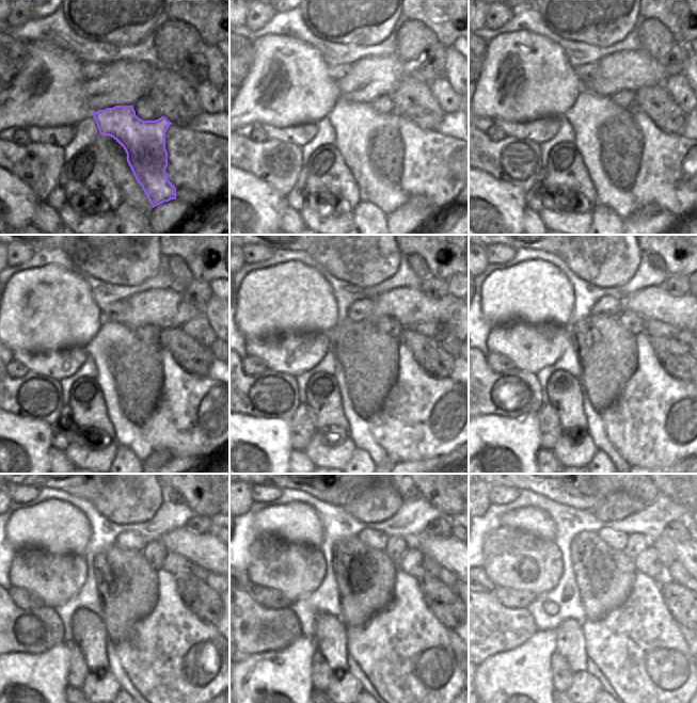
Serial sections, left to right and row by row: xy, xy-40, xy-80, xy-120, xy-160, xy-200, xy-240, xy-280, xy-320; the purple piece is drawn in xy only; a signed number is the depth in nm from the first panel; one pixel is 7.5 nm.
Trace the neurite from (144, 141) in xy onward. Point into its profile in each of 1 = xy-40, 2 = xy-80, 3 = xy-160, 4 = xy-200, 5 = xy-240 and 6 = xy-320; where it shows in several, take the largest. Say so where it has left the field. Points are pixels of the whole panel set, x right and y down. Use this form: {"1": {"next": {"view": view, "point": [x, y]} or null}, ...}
{"1": {"next": {"view": "xy-40", "point": [370, 144]}}, "2": {"next": {"view": "xy-80", "point": [611, 144]}}, "3": {"next": {"view": "xy-160", "point": [366, 358]}}, "4": {"next": {"view": "xy-200", "point": [607, 353]}}, "5": {"next": {"view": "xy-240", "point": [127, 585]}}, "6": {"next": {"view": "xy-320", "point": [604, 576]}}}

